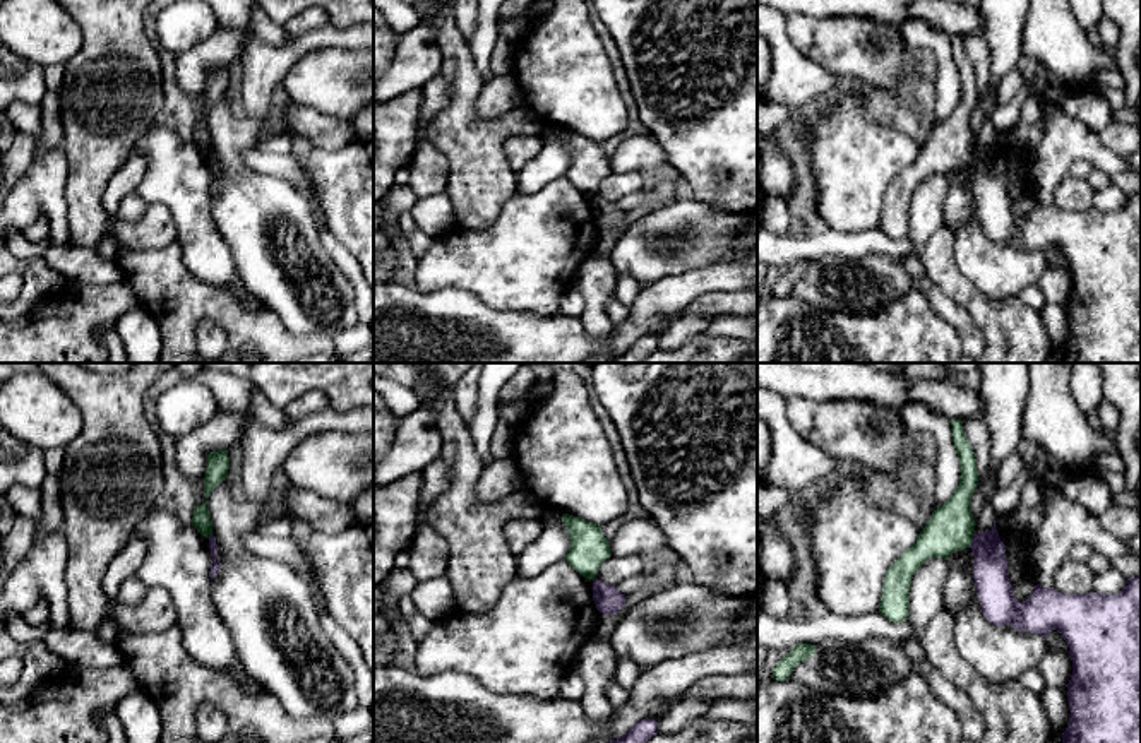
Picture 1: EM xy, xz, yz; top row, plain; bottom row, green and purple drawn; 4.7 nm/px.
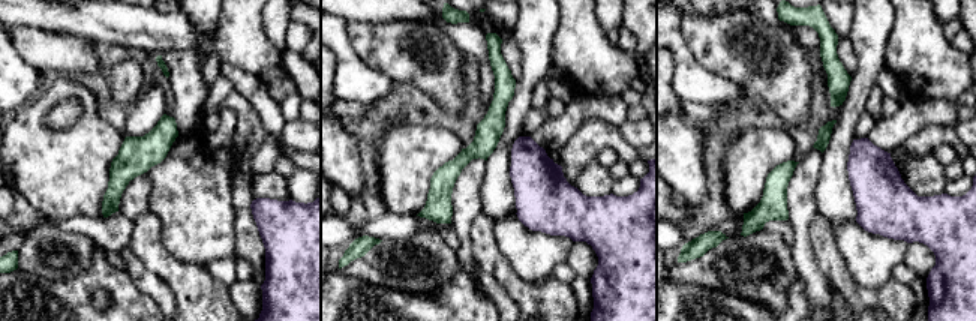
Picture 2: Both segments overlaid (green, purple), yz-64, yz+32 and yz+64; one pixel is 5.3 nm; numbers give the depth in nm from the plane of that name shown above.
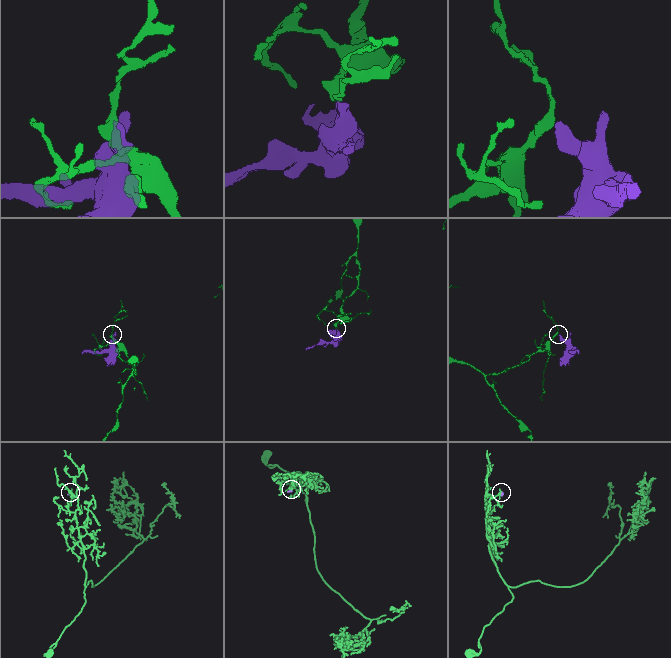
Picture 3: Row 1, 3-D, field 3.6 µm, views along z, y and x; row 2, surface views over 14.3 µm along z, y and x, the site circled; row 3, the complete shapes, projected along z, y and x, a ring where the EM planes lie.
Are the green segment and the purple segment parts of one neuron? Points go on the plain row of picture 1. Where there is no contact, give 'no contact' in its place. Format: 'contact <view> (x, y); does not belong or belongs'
contact yz (972, 156); does not belong

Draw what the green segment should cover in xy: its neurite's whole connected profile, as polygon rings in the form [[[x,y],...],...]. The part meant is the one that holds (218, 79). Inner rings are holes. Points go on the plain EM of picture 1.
[[[218,67],[207,72],[207,87],[204,94],[206,115],[209,115],[214,104],[228,94],[228,86],[230,86],[228,67]]]

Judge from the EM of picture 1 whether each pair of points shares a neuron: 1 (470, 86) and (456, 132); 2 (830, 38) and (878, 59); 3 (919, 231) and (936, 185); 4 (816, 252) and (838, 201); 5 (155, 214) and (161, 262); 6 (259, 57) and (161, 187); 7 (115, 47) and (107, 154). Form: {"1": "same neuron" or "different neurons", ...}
{"1": "same neuron", "2": "same neuron", "3": "same neuron", "4": "different neurons", "5": "different neurons", "6": "different neurons", "7": "same neuron"}

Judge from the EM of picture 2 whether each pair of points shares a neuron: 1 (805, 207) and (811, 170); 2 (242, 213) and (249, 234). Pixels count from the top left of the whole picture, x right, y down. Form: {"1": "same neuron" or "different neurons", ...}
{"1": "same neuron", "2": "same neuron"}

